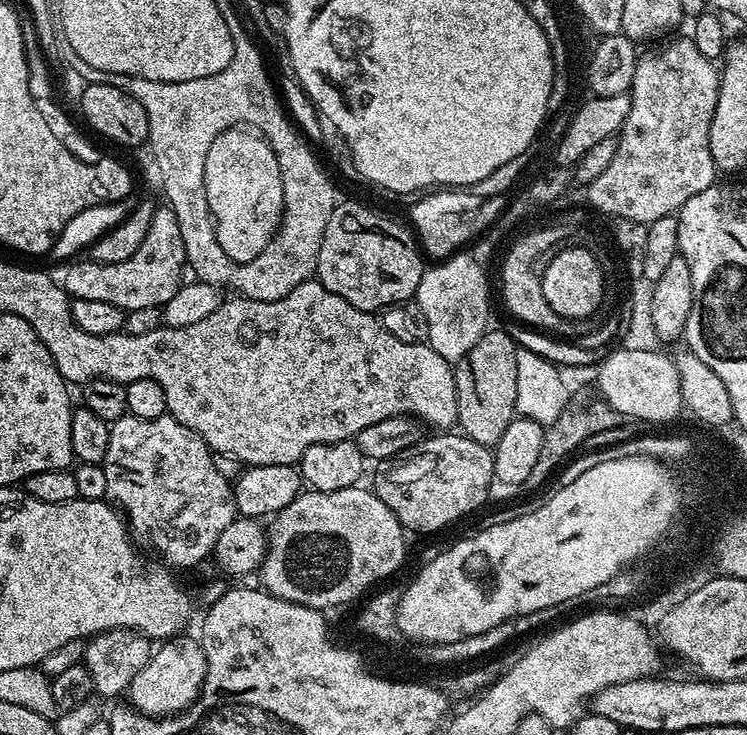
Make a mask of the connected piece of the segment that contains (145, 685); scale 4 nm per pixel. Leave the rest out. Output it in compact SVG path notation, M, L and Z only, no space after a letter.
M188 634L173 636L153 651L146 666L134 674L134 682L126 693L131 707L144 716L174 716L189 708L198 697L206 678L206 654L199 639L191 640Z

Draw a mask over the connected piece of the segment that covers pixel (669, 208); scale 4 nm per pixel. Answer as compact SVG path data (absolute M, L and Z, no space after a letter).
M690 38L672 40L669 44L662 45L661 48L652 48L649 52L641 51L637 55L634 66L634 82L630 89L630 112L626 114L626 122L619 130L614 158L610 158L610 166L606 166L606 170L602 170L602 174L598 174L598 178L594 178L594 182L587 185L586 188L589 202L598 211L605 212L608 218L632 219L636 223L647 226L654 223L658 218L679 213L681 206L690 198L694 198L694 194L702 194L702 190L706 190L711 184L717 183L718 169L710 152L710 128L715 107L718 105L720 75L721 73L714 61L705 58Z

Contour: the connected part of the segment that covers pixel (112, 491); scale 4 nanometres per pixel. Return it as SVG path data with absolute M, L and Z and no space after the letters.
M125 414L110 424L110 447L102 465L107 503L126 521L137 545L153 548L148 550L176 570L209 559L222 530L238 515L232 484L218 474L212 454L197 432L167 414L153 420Z

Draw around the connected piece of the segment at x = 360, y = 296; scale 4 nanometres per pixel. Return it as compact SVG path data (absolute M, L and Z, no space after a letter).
M352 200L337 203L330 222L326 222L326 234L322 234L315 279L363 312L376 314L393 304L411 301L426 269L426 260L413 233L405 228L371 212L364 204Z

